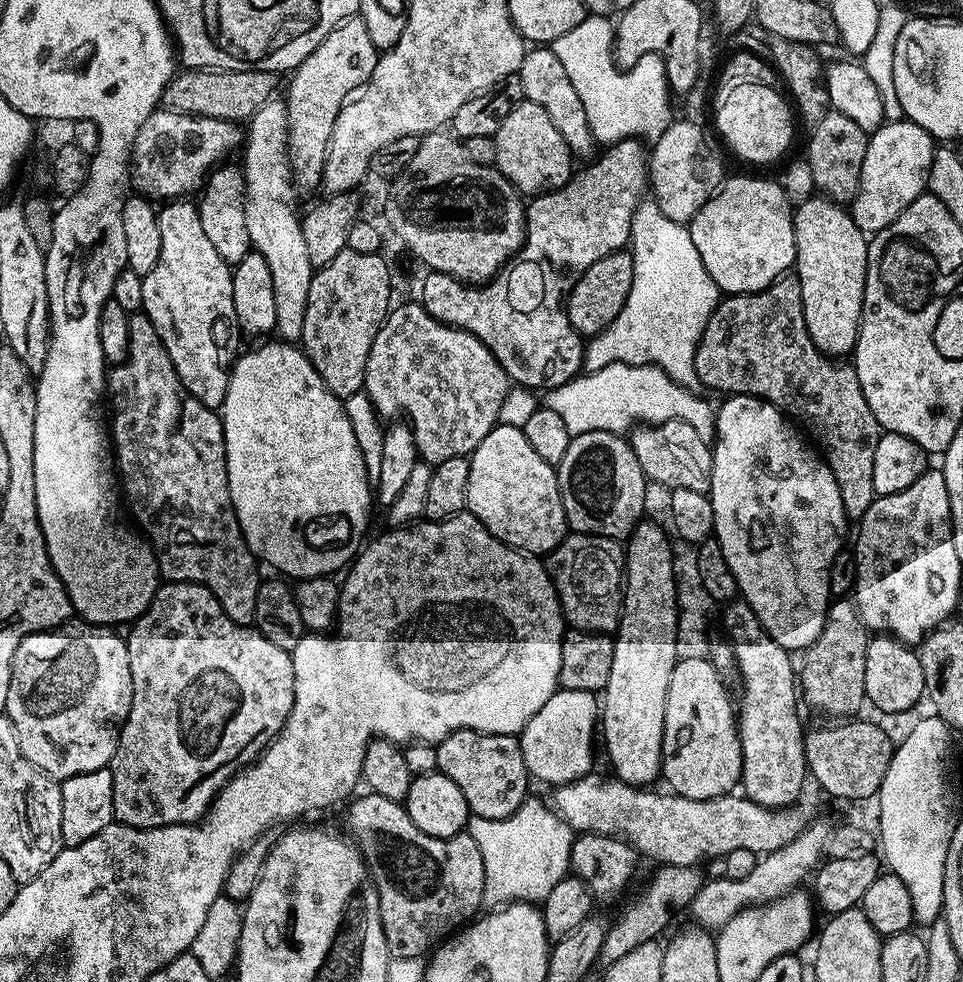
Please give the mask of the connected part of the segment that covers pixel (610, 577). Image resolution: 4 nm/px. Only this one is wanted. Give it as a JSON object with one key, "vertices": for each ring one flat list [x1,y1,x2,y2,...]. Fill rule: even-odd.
{"vertices":[[578,532,565,535,564,541,547,553,548,577,552,579,568,628,612,634,620,627,625,549,616,544,619,543,611,536]]}

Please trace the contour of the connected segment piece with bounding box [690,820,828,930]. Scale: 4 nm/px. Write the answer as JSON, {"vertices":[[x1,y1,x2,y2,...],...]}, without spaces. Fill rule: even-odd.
{"vertices":[[822,820,815,821,786,846,763,855,753,871,742,880,718,876,714,880,705,881,690,905,690,913,695,918,693,921,706,930,719,930,741,909,755,904,767,904,793,891,801,885,800,880,817,867,827,849,827,840,828,837,822,834]]}

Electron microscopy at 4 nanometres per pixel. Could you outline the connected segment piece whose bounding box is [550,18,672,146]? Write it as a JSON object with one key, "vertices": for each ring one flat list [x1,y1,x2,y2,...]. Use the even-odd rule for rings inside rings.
{"vertices":[[585,18,574,30,552,42,552,52,565,67,571,85,578,92,597,143,607,146,644,136,654,142,672,120,664,61,658,55,642,55,634,60,630,70,619,74,617,66,610,61,612,36,605,24,602,20]]}

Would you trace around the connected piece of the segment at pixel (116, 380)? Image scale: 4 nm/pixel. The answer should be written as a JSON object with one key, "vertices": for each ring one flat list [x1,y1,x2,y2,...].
{"vertices":[[133,312,129,315,130,322,130,342,128,343,128,356,124,361,115,365,106,376,106,396,112,400,112,412,110,408,110,444,114,449,114,464,118,469,118,480,124,483,122,496,128,499,128,504,132,507,132,512,136,515,136,520,142,527,148,528,146,531,147,539,150,541,155,554,158,572,165,581,175,582,185,580,191,584,201,584,206,586,218,598,222,610,236,624,251,625,254,621,254,602,258,598,258,586,260,585,261,573,256,573,257,557,252,555,248,548,248,543,244,541,244,535,240,529,240,523,236,517,236,511,230,498,230,486,228,485,228,471,226,470,226,442,224,441,224,422,219,411,202,406,198,398,194,398,182,386,178,374,174,370,174,362,170,362,170,354,166,354,166,346,154,330,154,322,143,312]]}

